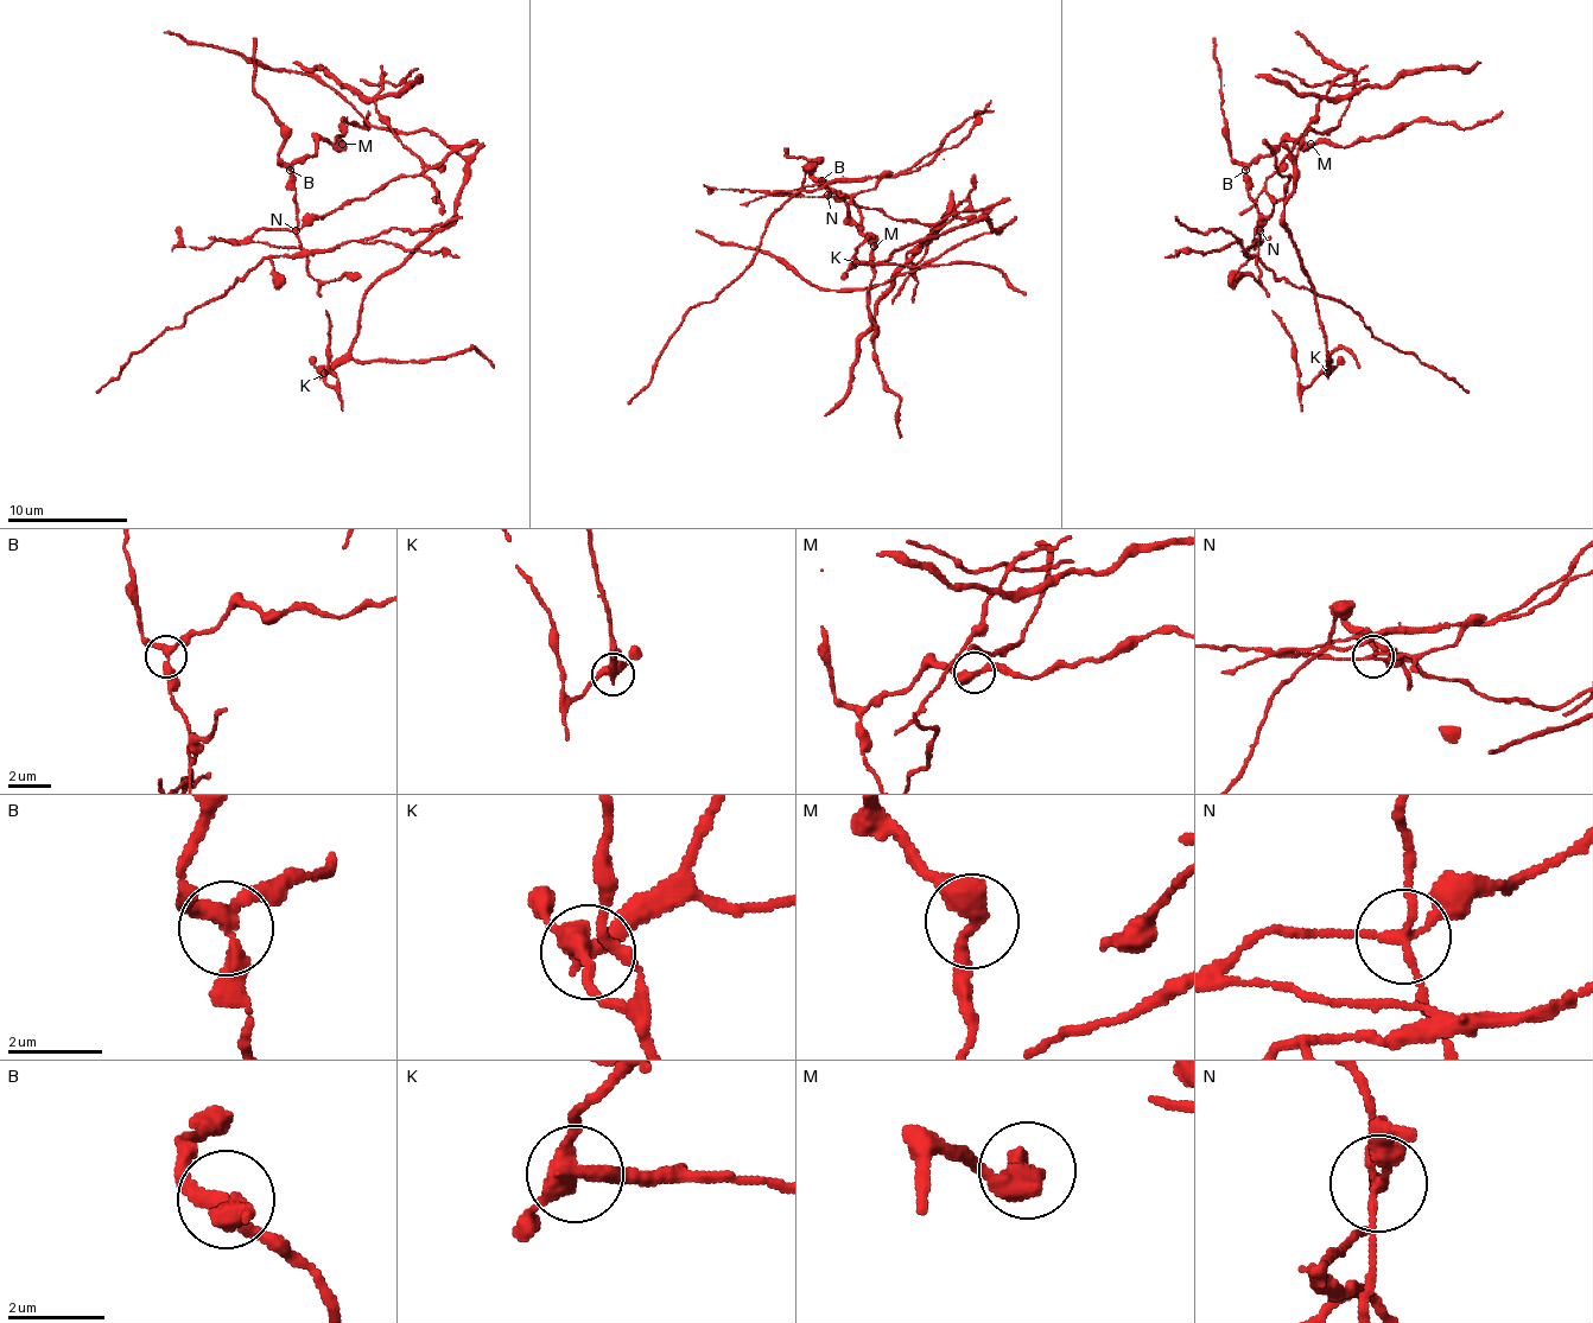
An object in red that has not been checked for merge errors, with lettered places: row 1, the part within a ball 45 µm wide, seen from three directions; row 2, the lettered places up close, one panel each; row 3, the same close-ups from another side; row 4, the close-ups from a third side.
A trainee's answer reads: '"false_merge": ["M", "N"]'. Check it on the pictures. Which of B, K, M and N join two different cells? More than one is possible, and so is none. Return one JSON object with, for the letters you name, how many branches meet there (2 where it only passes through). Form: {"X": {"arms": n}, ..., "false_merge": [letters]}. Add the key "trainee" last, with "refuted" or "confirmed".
{"K": {"arms": 3}, "N": {"arms": 4}, "false_merge": ["K", "N"], "trainee": "refuted"}

